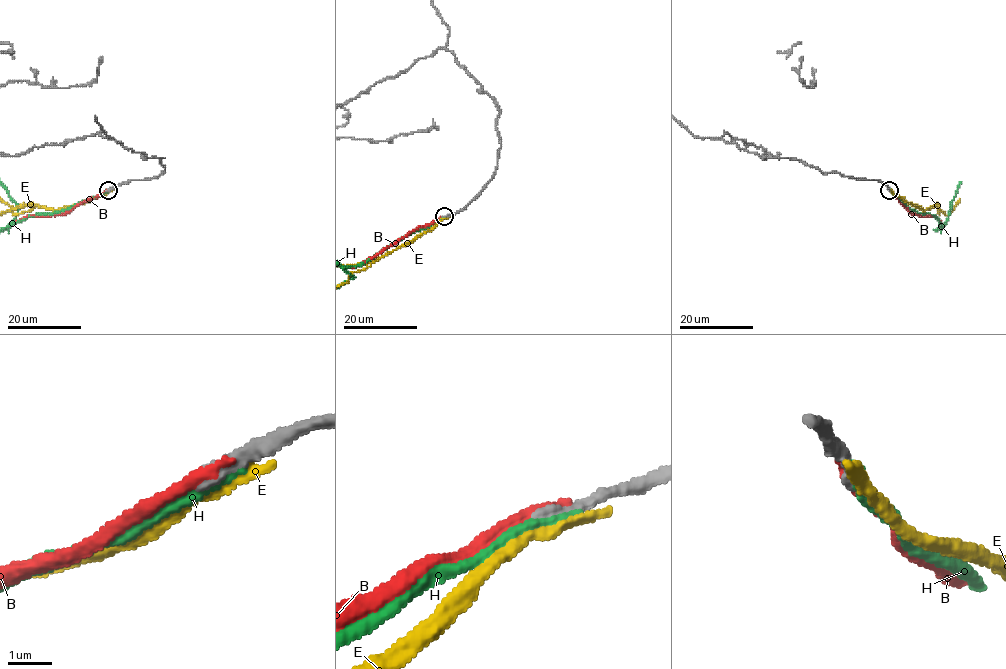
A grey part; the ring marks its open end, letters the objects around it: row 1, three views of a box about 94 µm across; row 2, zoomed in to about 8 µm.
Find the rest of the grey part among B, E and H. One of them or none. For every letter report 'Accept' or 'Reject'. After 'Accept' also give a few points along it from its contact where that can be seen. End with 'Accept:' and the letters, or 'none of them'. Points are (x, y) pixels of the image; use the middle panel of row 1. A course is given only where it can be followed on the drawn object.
B: Accept. Its course: (444, 217), (413, 230), (351, 268)
E: Reject
H: Reject
Accept: B

